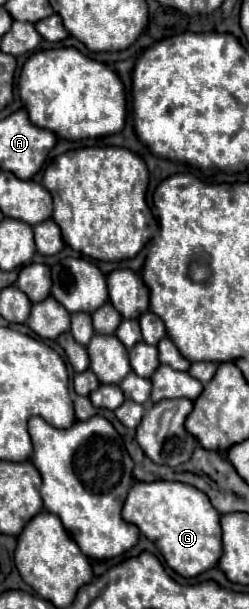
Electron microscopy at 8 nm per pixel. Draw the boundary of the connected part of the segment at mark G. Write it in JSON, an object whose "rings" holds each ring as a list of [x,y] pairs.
{"rings":[[[154,481],[154,483],[134,483],[128,491],[122,517],[156,543],[164,555],[168,567],[172,567],[182,577],[196,577],[202,571],[214,567],[222,555],[222,533],[220,533],[220,513],[212,507],[204,491],[180,483],[180,481]]]}

